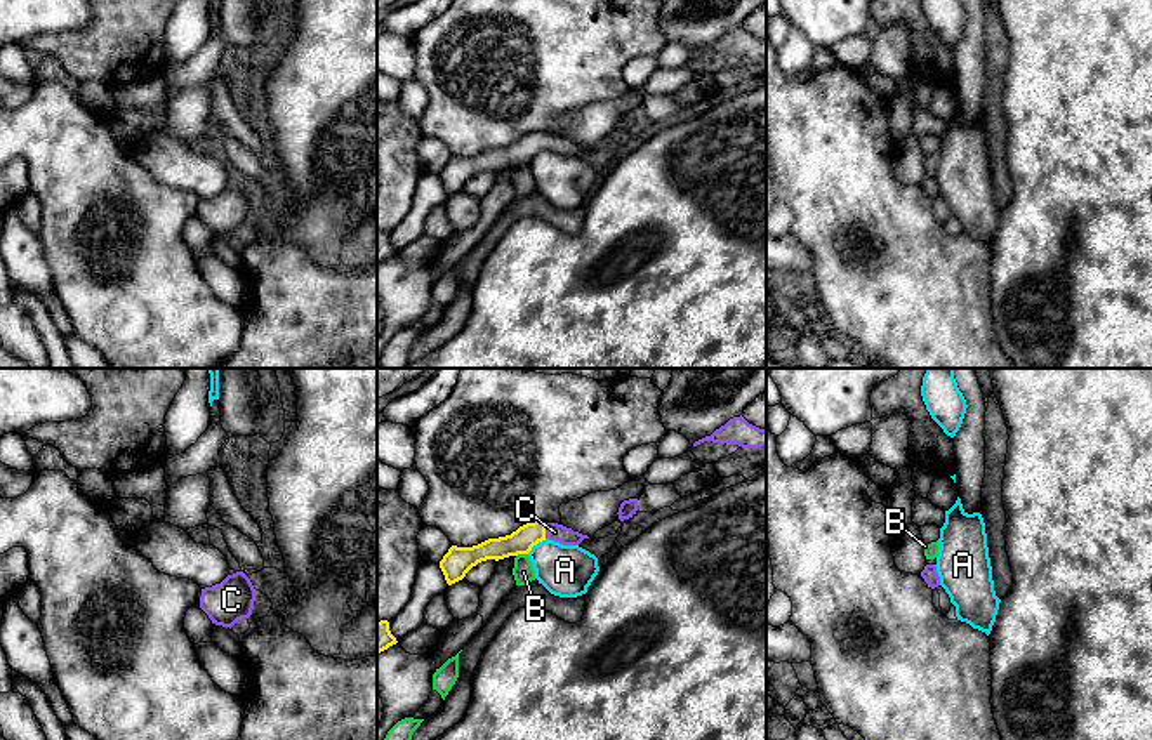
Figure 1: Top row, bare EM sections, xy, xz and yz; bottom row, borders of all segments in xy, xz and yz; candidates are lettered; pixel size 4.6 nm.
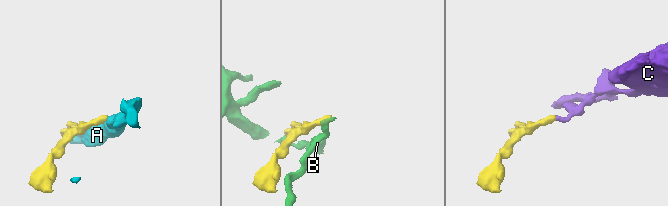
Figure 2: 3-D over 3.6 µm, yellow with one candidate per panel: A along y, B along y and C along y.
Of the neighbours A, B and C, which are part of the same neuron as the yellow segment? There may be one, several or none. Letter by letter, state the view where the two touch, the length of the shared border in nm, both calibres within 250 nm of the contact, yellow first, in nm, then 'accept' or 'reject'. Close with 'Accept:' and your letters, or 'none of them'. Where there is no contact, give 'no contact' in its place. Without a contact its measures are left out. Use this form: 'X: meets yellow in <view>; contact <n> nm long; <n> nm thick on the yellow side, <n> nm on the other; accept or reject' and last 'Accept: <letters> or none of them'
A: meets yellow in xz; contact 120 nm long; 120 nm thick on the yellow side, 240 nm on the other; reject
B: meets yellow in xz; contact 60 nm long; 120 nm thick on the yellow side, 100 nm on the other; reject
C: meets yellow in xz; contact 70 nm long; 120 nm thick on the yellow side, 80 nm on the other; accept
Accept: C

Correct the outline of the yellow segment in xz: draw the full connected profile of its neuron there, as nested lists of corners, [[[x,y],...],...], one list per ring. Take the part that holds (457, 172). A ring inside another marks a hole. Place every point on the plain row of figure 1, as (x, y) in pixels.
[[[533,132],[516,142],[499,149],[488,149],[473,158],[452,156],[440,172],[440,179],[448,196],[462,191],[466,184],[481,172],[504,170],[509,167],[528,165],[542,151],[554,151],[563,156],[579,156],[587,146],[573,142],[558,134]]]

